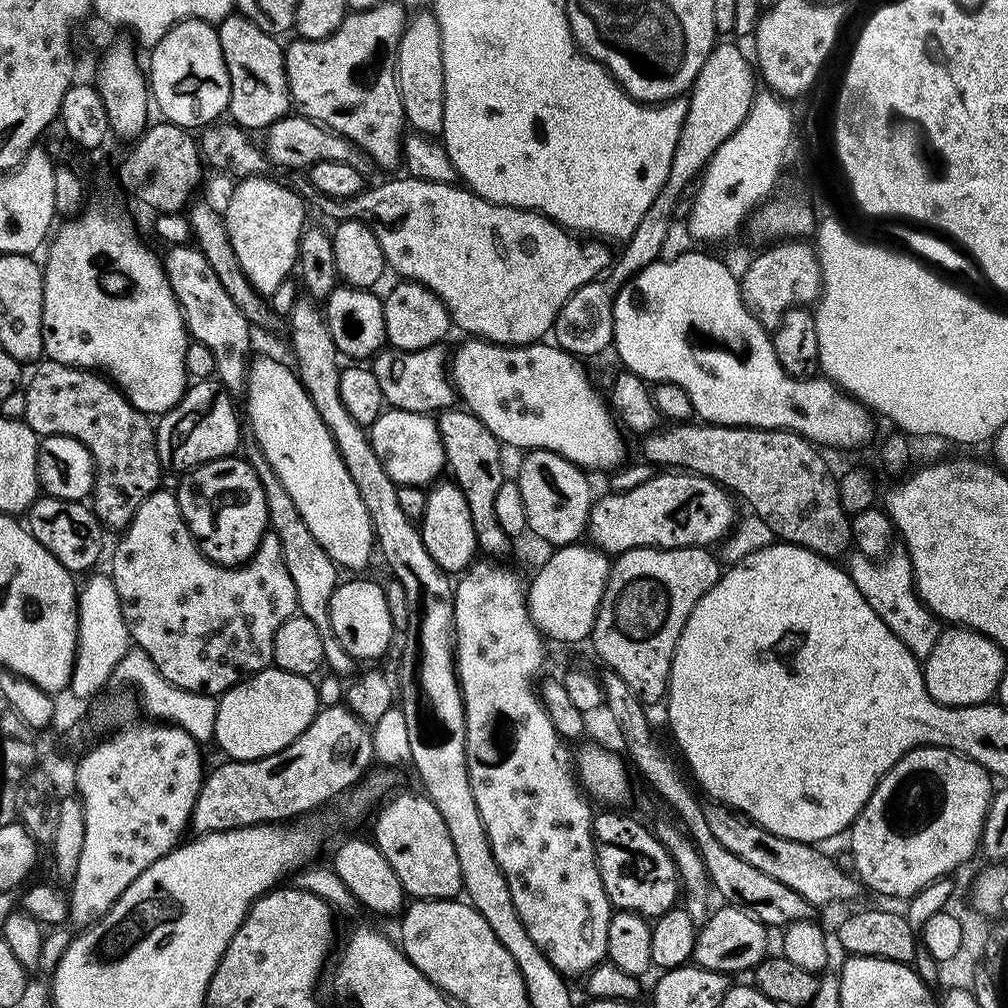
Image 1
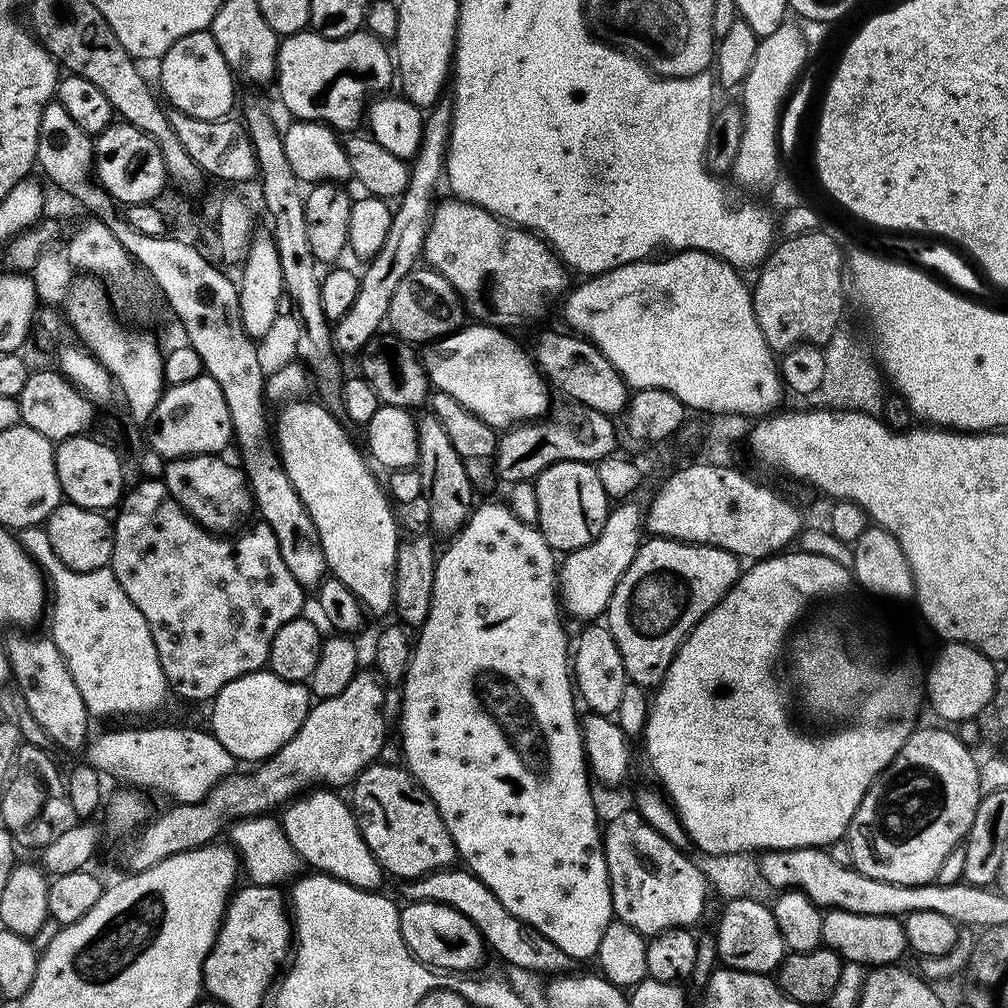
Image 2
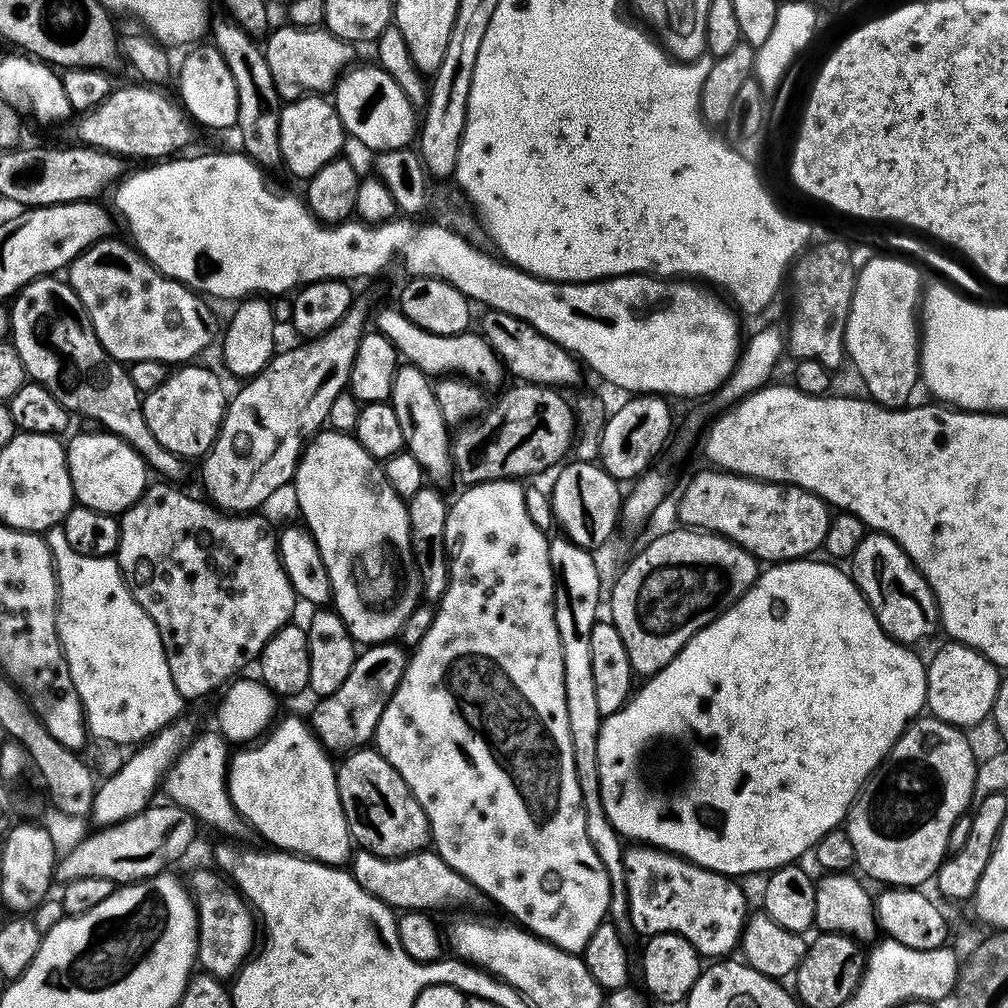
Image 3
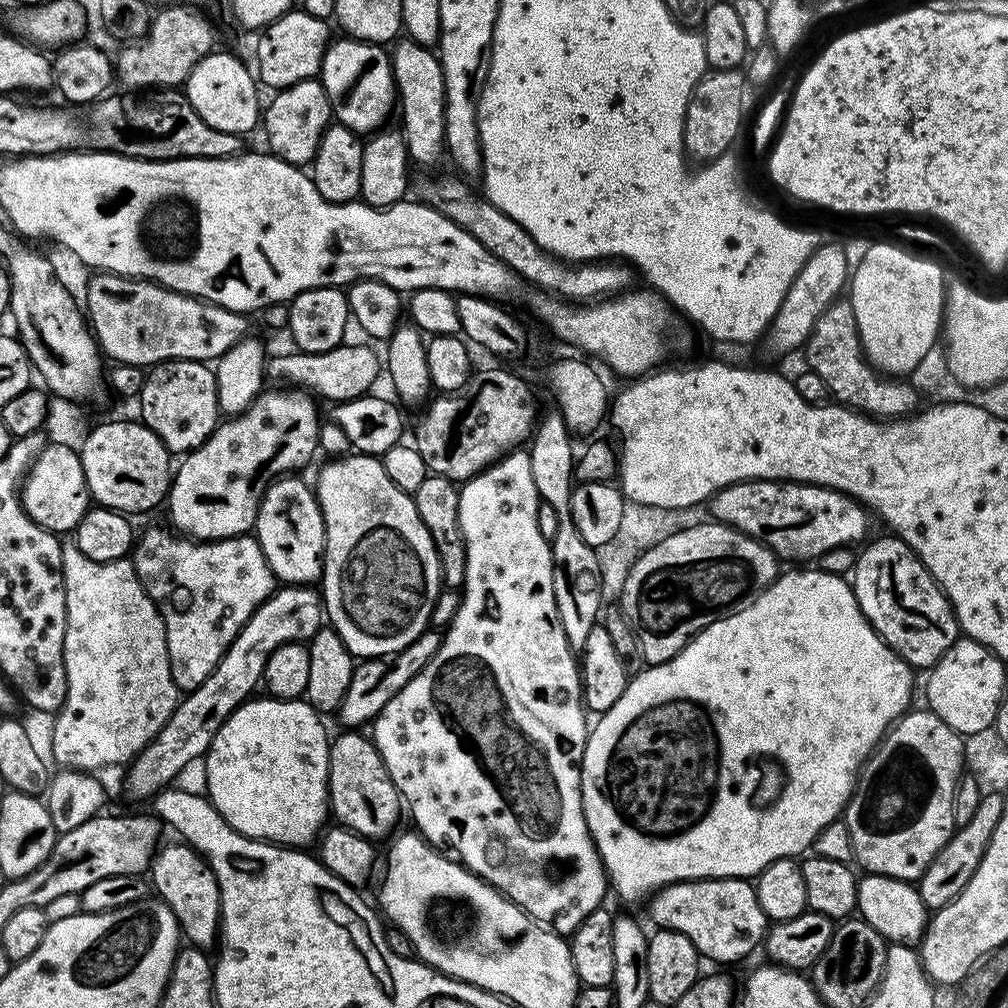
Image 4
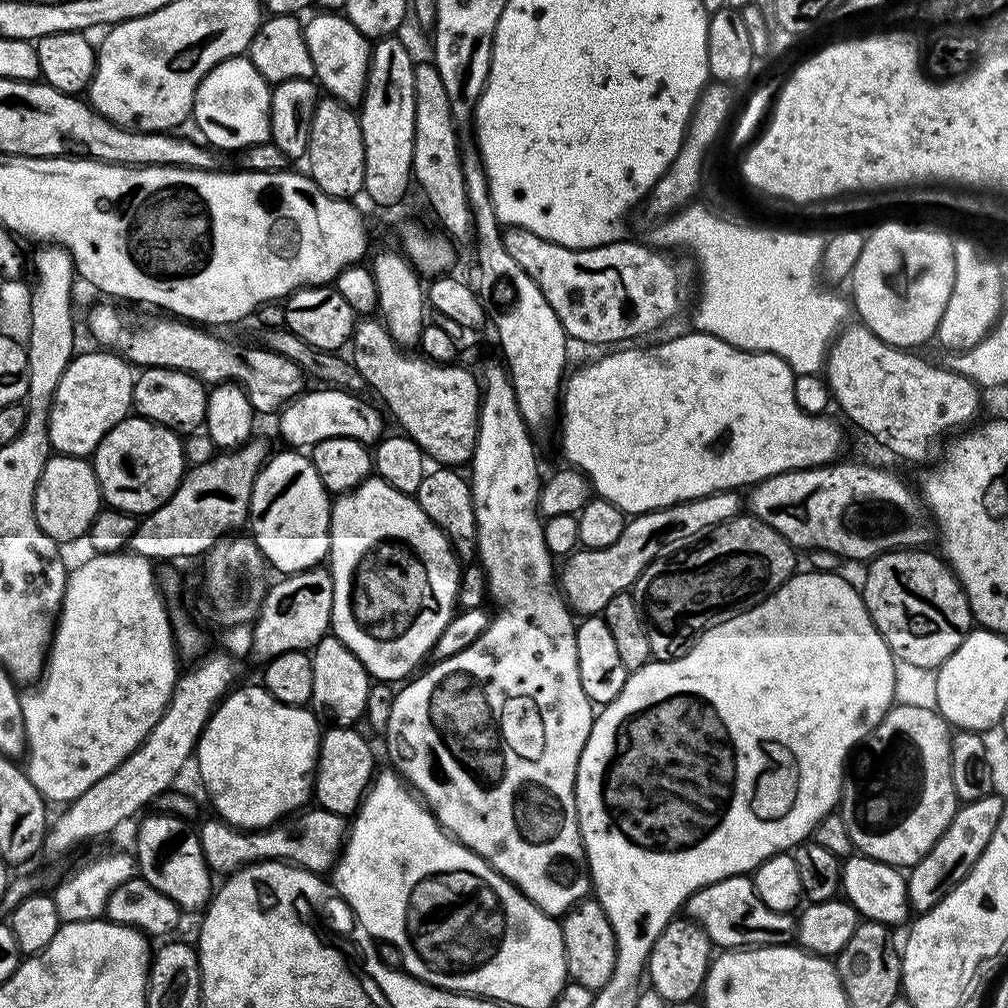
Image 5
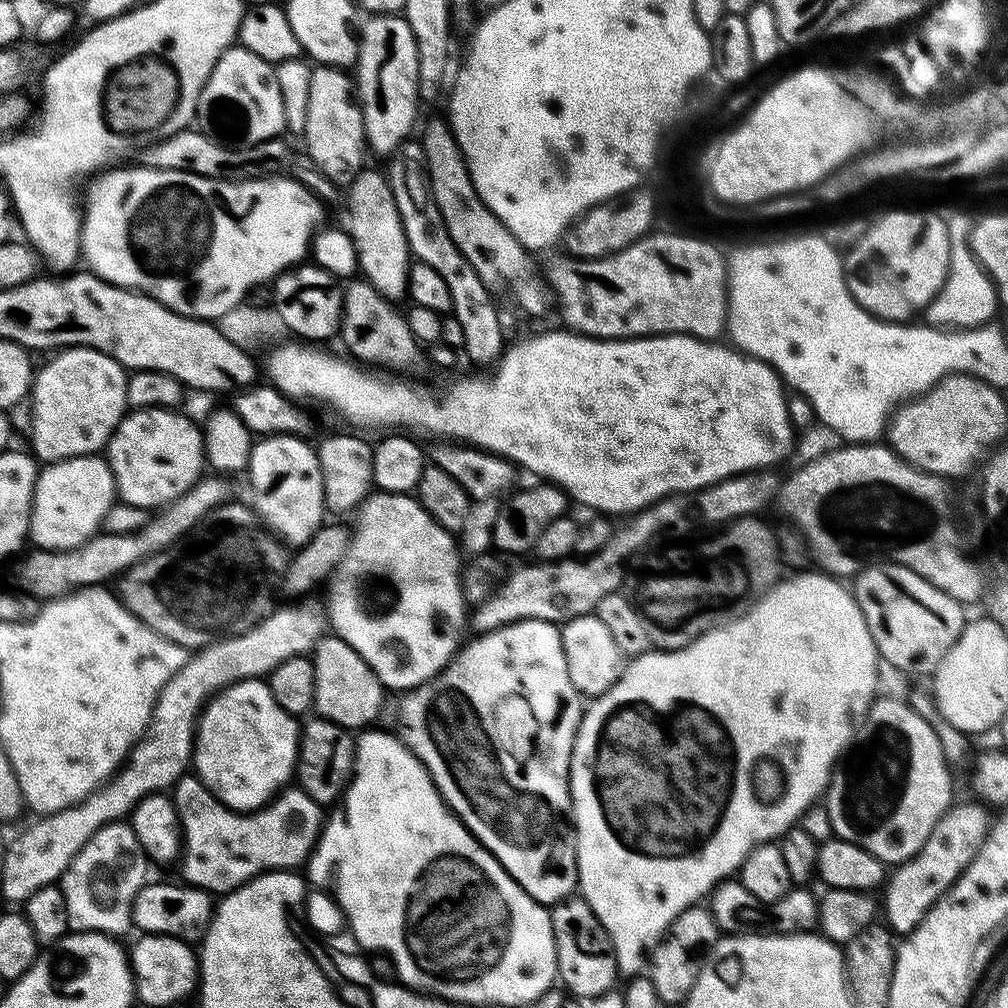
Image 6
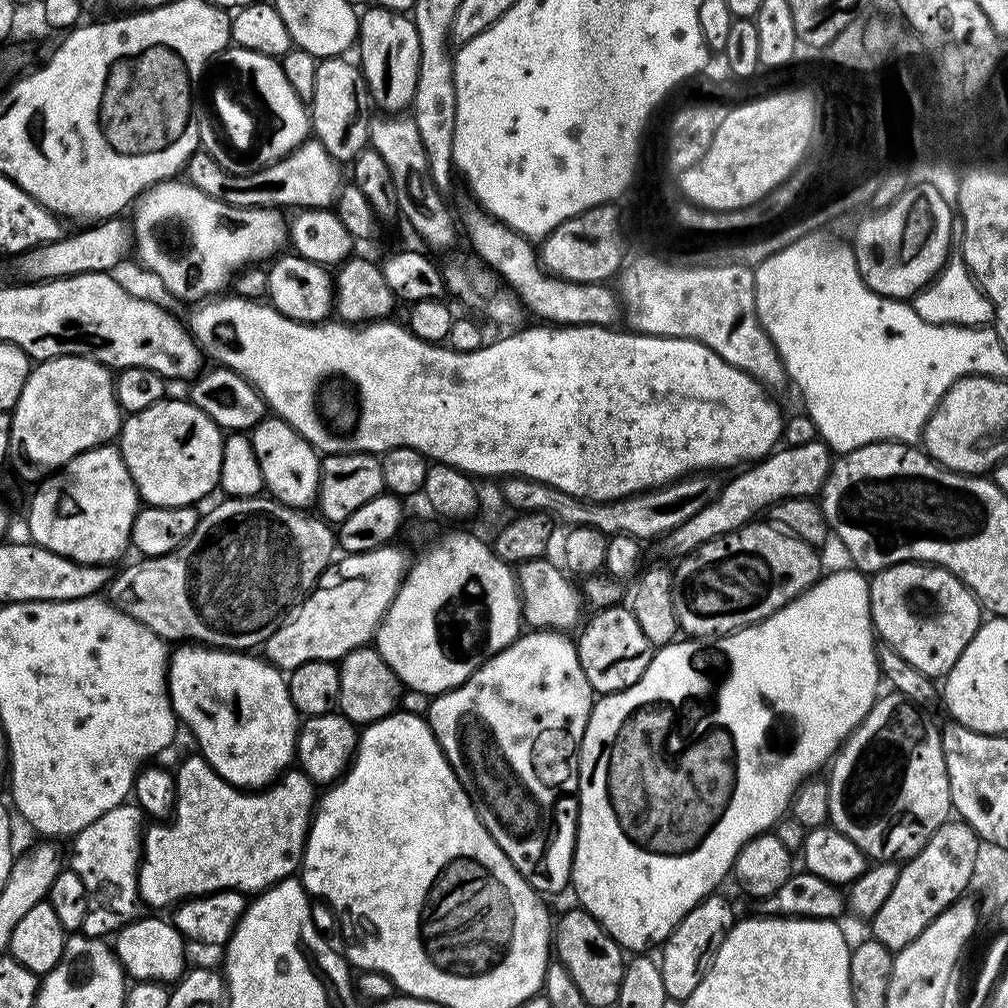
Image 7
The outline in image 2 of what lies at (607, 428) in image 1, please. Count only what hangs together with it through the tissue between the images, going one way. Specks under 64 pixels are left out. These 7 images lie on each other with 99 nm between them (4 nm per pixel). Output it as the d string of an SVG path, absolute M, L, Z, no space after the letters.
M483 322L470 324L461 326L449 336L442 336L438 340L431 341L423 349L422 363L424 372L428 375L429 385L435 391L450 394L454 402L466 406L466 410L470 410L475 416L482 418L482 422L486 422L497 430L507 430L518 424L541 419L549 411L550 385L540 373L540 369L536 367L536 361L530 355L529 349L527 352L514 337L508 336L512 334L503 328Z

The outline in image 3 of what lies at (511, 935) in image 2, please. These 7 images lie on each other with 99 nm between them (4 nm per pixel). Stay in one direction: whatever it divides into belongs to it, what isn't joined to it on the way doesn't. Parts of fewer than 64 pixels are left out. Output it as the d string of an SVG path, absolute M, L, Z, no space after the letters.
M363 850L353 851L350 857L352 877L374 898L378 898L393 910L404 912L431 913L431 908L448 908L451 904L485 903L484 893L454 866L450 866L435 850L411 852L405 856L379 856Z

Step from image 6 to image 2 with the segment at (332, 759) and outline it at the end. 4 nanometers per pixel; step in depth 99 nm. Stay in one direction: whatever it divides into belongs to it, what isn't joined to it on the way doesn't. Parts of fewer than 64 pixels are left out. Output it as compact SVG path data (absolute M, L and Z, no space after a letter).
M384 763L371 764L350 788L350 807L356 815L356 825L381 869L387 875L389 872L397 876L400 882L407 882L453 867L458 860L456 844L428 792L407 768Z

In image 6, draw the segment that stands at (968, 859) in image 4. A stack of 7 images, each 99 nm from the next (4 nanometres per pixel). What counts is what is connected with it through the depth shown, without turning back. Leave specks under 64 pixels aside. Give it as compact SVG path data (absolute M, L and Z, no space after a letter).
M953 803L952 807L942 814L934 830L930 830L930 838L926 838L922 850L918 850L918 854L899 865L893 871L896 872L893 876L891 873L887 877L886 887L883 889L884 900L882 896L882 916L885 916L883 919L893 933L913 932L927 912L936 905L936 901L952 887L980 852L980 847L988 836L990 819L988 820L984 813L987 811L979 803L971 803Z

